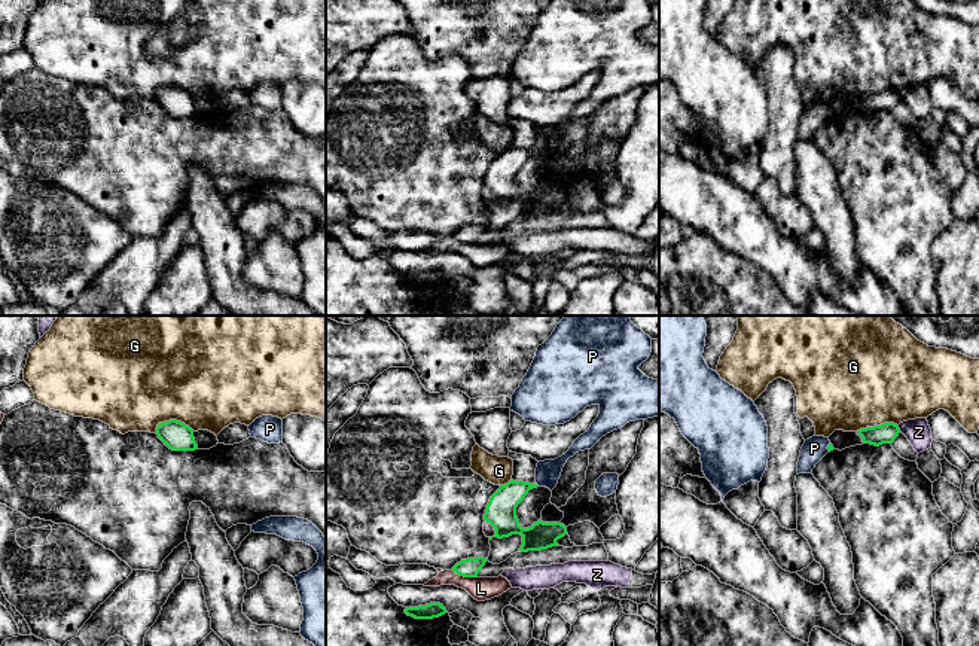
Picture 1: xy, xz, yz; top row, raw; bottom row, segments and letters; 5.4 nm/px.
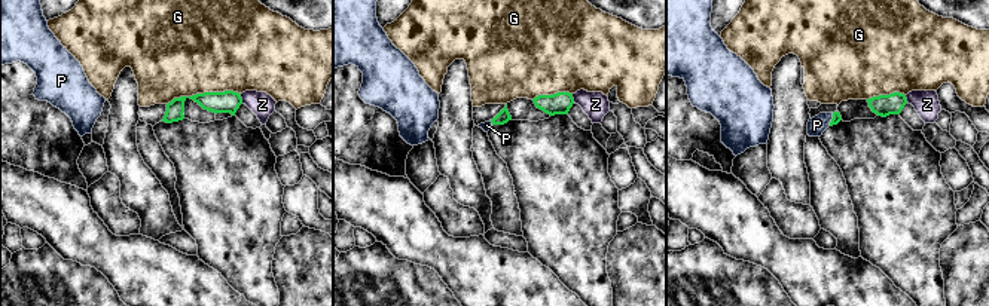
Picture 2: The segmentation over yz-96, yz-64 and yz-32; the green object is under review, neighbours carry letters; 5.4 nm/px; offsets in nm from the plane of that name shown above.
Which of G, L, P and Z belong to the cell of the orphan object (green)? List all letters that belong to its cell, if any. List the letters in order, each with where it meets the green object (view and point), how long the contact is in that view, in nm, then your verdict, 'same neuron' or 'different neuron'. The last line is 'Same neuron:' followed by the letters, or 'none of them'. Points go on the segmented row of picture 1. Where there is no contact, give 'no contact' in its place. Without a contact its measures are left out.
G: xy (174, 420) | 220 nm | different neuron
L: xz (464, 576) | 150 nm | different neuron
P: yz (827, 447) | 60 nm | same neuron
Z: yz (899, 429) | 40 nm | different neuron
Same neuron: P

